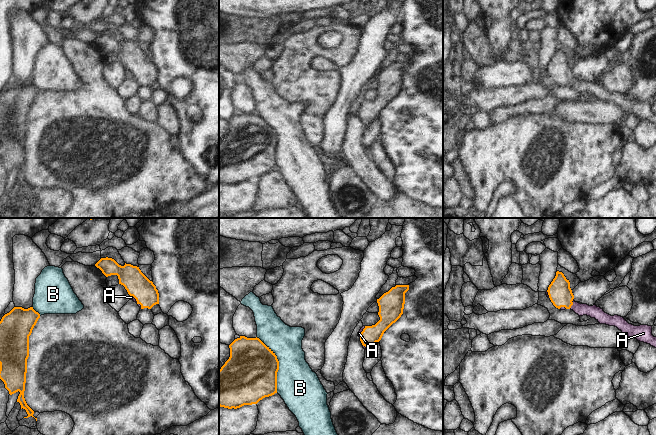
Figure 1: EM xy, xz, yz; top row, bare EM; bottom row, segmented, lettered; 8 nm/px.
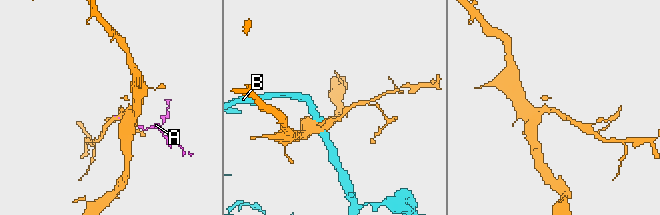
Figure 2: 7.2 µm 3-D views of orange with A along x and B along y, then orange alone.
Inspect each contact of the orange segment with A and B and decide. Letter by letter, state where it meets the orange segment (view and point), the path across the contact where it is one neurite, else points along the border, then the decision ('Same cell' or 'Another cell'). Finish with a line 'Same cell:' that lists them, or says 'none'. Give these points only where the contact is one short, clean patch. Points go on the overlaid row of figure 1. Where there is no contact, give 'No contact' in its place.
A: Touches orange at yz (572, 303). Path across: yz (559, 291), (572, 303), (579, 309), (593, 311). Same cell
B: Touches orange at xz (278, 364). Another cell
Same cell: A

